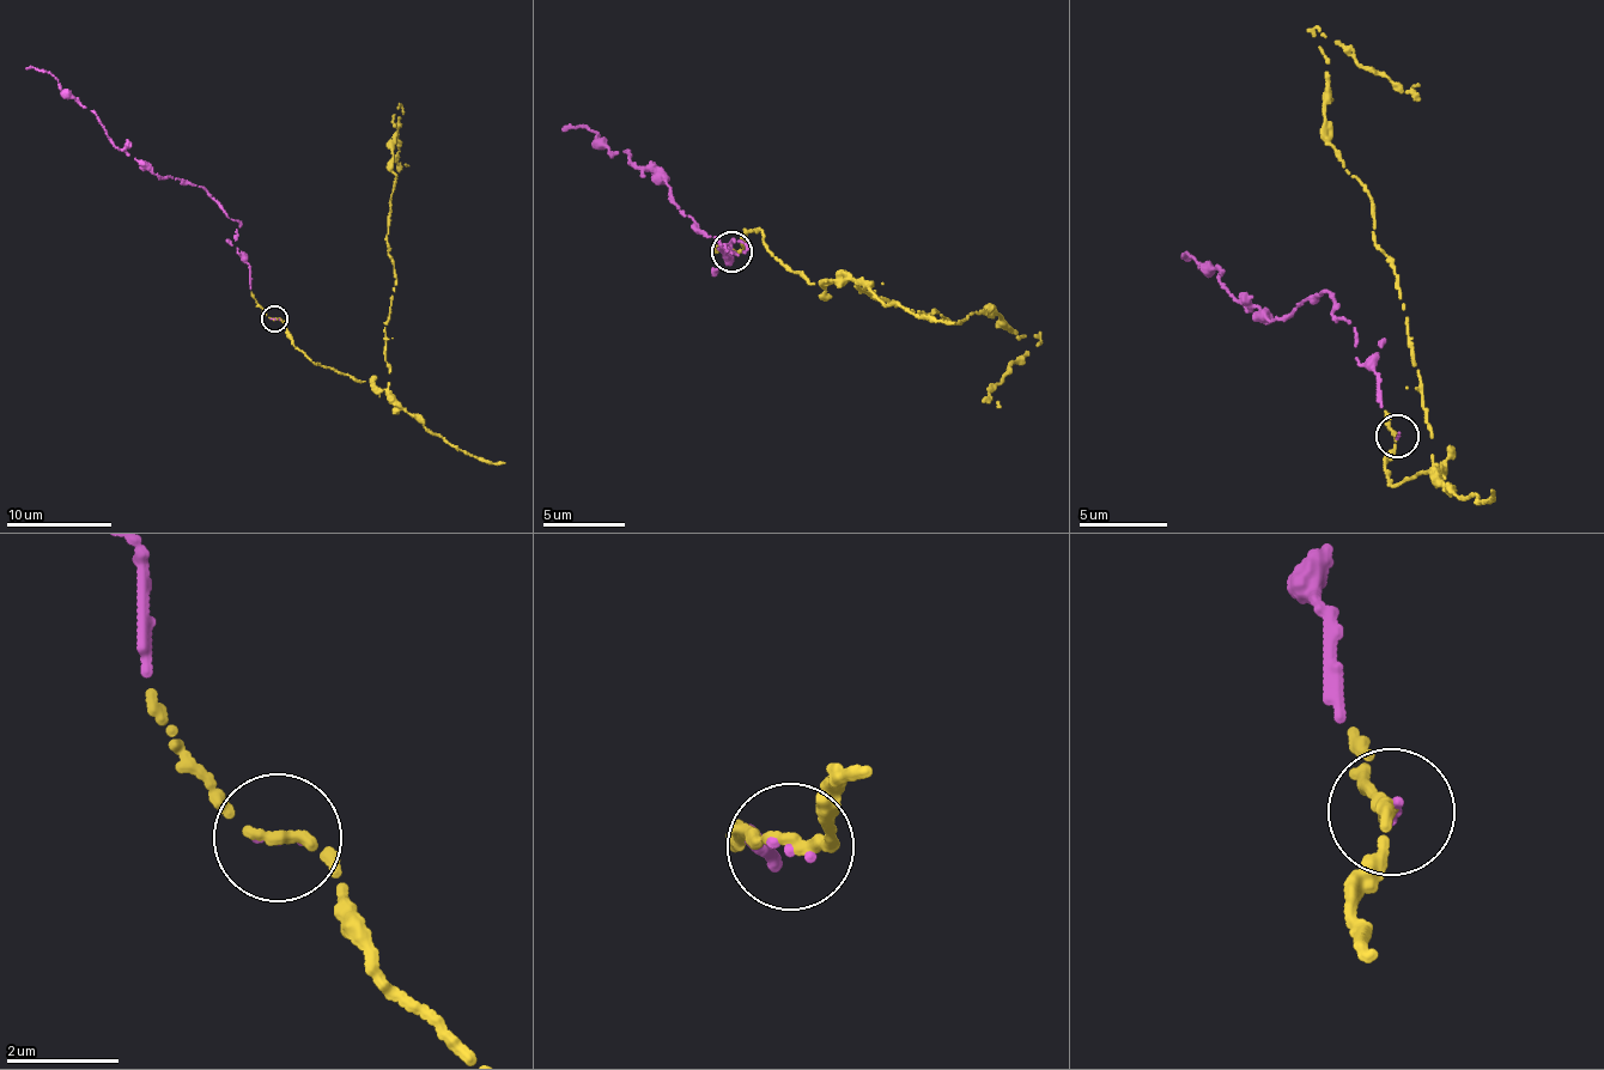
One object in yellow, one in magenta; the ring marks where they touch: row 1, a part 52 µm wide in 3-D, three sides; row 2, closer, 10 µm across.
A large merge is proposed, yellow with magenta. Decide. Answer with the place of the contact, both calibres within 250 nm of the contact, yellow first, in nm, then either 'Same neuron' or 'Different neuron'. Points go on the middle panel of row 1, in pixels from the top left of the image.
Place: (731, 251). Thickness 180 nm (yellow) against 110 nm. Same neuron

